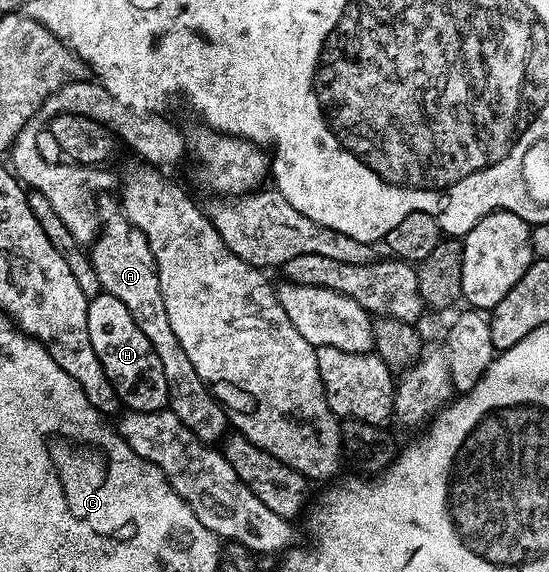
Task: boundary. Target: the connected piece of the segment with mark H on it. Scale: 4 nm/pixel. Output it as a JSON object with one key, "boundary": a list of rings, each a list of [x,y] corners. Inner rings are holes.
{"boundary":[[[101,291],[99,295],[88,300],[86,317],[88,318],[89,341],[92,342],[93,351],[97,353],[98,360],[101,361],[105,375],[109,377],[114,391],[119,397],[120,404],[126,409],[135,412],[157,412],[168,406],[167,382],[161,377],[161,368],[157,353],[152,352],[152,345],[145,333],[141,332],[133,315],[124,304],[112,294]]]}

